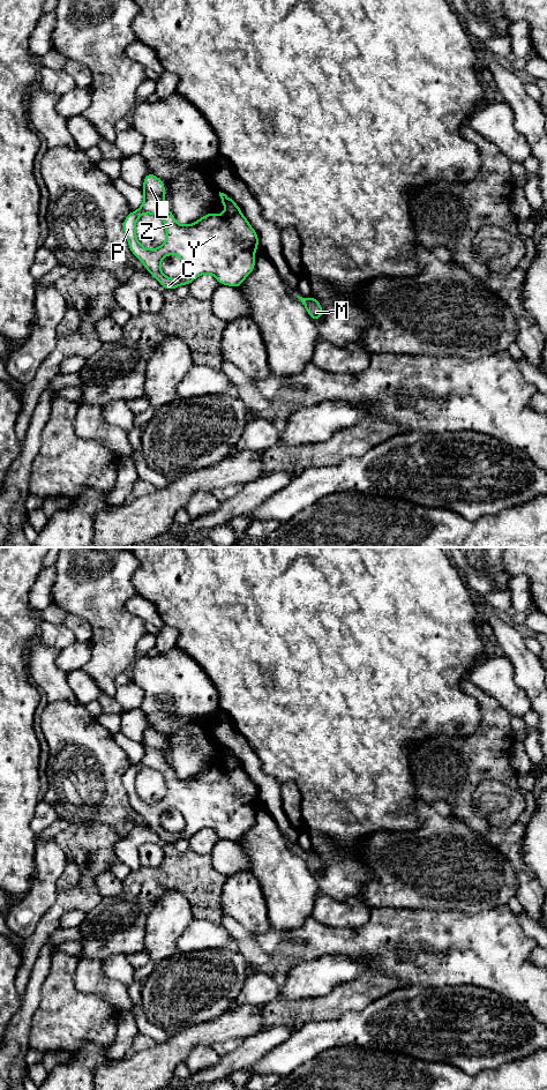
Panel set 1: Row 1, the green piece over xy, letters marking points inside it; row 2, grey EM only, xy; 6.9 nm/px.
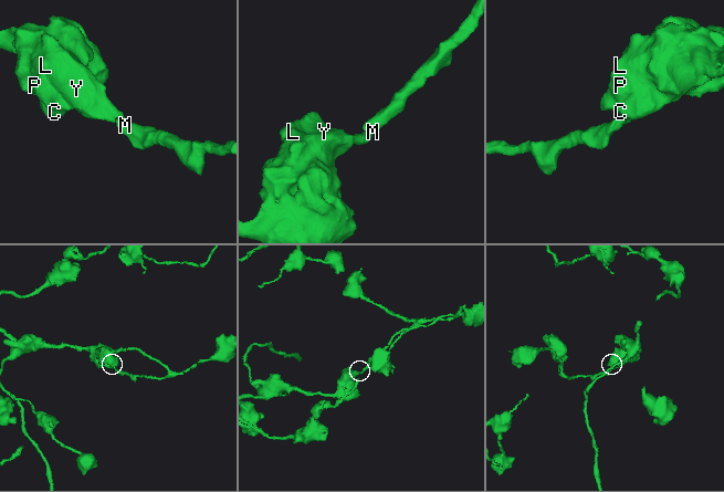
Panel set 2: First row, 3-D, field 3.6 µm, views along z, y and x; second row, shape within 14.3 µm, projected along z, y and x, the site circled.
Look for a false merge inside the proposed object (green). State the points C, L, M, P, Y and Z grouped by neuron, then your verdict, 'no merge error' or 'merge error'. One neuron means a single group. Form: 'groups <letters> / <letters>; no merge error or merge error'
groups C L M P Y Z; no merge error

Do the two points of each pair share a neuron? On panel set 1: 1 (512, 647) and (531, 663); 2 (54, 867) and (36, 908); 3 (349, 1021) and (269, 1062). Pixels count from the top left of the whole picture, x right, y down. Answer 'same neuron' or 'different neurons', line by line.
1: same neuron
2: same neuron
3: same neuron

